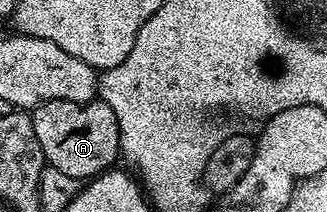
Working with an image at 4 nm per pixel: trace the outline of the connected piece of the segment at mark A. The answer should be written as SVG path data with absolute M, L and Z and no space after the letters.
M45 101L30 112L37 145L41 145L46 166L80 181L90 181L104 171L110 171L120 162L119 126L113 109L102 101Z

